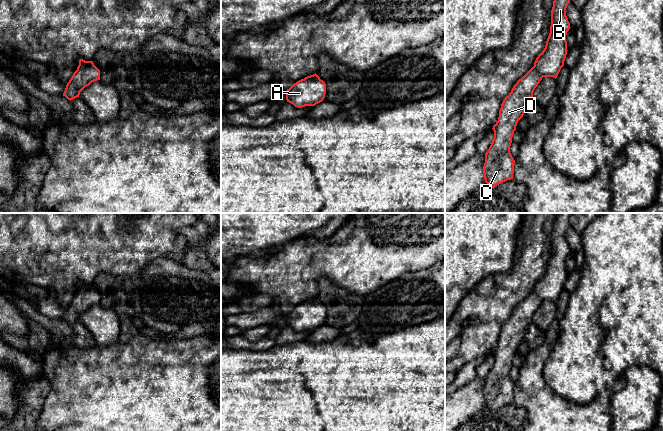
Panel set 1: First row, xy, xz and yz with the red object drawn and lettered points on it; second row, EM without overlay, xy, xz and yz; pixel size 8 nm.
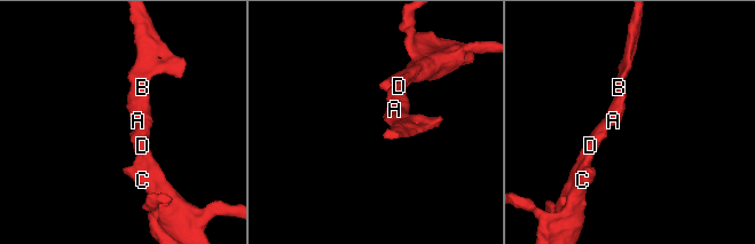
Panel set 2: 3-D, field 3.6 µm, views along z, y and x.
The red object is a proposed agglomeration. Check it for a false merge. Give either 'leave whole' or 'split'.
leave whole

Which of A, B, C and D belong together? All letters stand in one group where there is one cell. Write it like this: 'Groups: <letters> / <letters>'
Groups: A B C D

